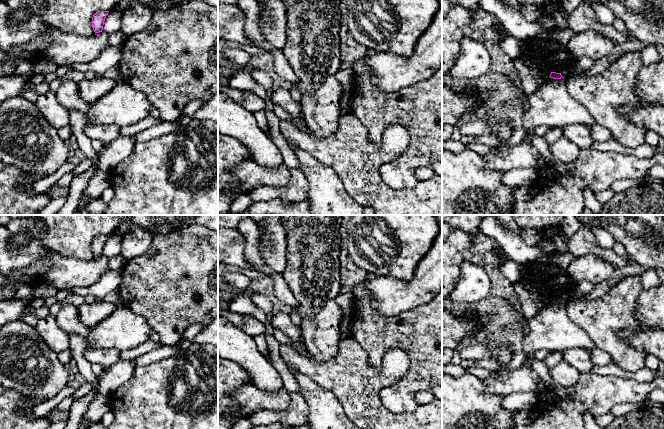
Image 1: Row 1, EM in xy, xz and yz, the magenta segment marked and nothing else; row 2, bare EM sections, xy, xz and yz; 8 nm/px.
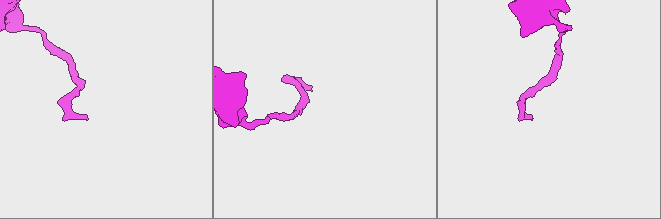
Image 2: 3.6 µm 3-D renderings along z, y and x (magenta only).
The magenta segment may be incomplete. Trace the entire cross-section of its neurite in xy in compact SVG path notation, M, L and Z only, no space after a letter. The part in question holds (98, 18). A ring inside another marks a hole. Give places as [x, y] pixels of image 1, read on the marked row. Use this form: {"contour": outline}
{"contour": "M98 11L97 13L93 15L92 28L95 33L102 32L104 21L108 13L109 13L108 11Z"}

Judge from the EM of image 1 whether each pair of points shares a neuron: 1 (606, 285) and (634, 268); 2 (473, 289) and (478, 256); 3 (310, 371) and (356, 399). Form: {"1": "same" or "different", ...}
{"1": "same", "2": "different", "3": "same"}

